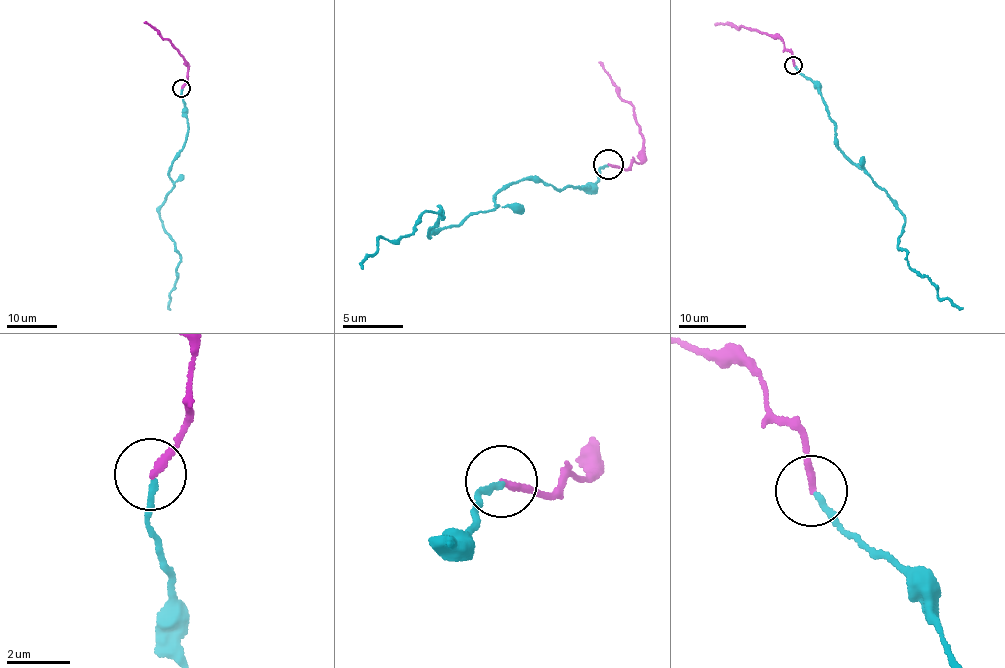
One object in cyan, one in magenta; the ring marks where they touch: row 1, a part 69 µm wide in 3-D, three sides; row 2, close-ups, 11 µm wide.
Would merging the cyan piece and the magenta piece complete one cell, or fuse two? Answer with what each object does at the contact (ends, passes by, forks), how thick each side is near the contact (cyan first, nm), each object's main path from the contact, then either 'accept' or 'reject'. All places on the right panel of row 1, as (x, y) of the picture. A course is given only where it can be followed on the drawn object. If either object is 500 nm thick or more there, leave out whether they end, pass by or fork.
cyan ends | magenta ends | 180/220 nm | cyan via (794, 65), (817, 88), (838, 147), (905, 219), (898, 248), (907, 264), (939, 297), (962, 308) | magenta via (794, 65), (792, 53), (784, 48), (784, 43), (768, 34), (715, 25) | accept

